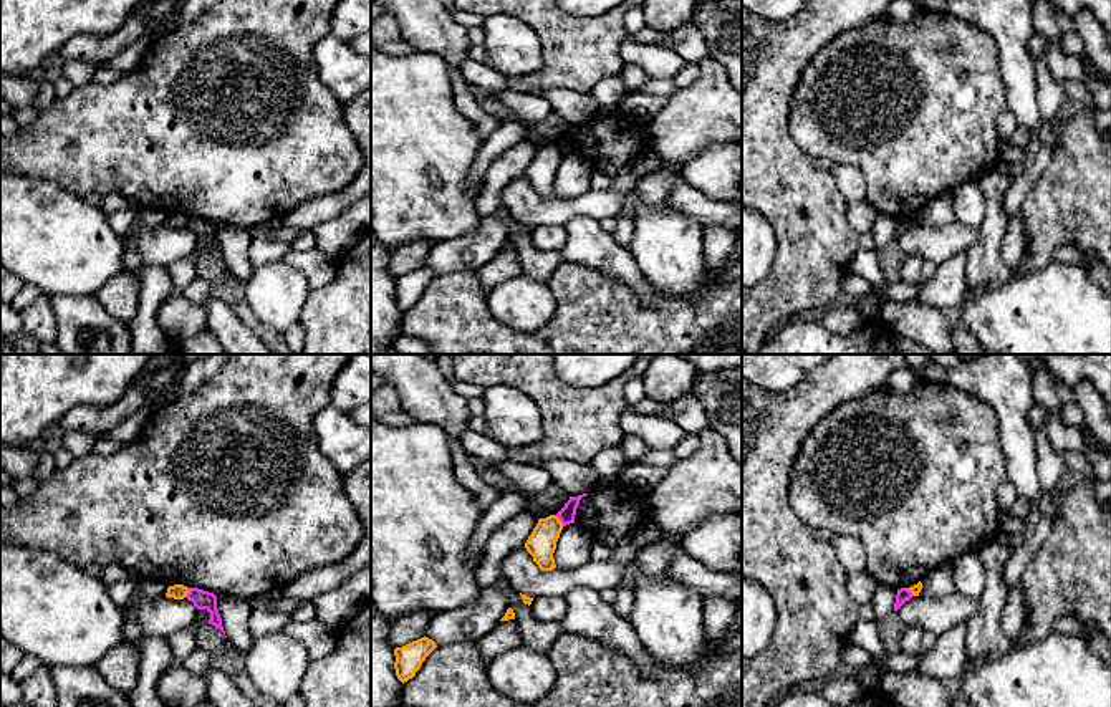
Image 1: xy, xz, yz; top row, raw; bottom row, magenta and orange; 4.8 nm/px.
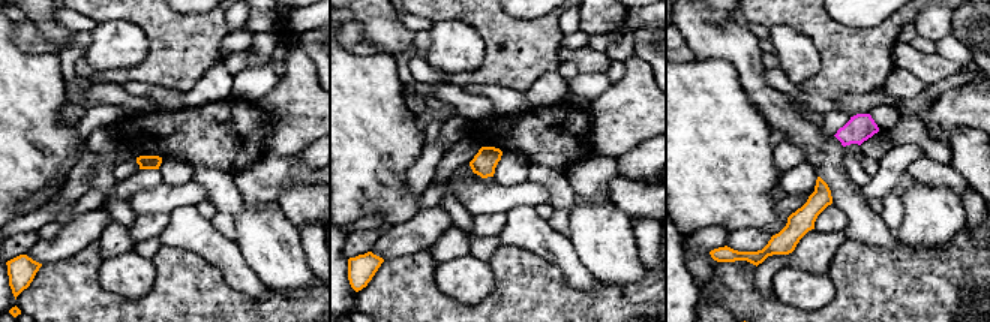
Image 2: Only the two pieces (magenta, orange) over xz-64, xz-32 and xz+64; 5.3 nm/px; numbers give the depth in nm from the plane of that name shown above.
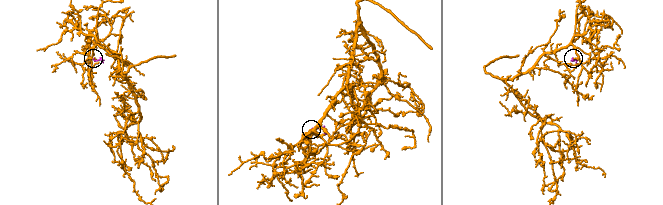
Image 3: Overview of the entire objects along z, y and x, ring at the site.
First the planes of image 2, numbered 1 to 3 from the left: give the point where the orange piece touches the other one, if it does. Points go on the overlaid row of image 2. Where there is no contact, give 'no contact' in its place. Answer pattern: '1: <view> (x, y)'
1: no contact
2: no contact
3: no contact

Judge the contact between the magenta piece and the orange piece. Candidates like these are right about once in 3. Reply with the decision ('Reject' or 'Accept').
Reject

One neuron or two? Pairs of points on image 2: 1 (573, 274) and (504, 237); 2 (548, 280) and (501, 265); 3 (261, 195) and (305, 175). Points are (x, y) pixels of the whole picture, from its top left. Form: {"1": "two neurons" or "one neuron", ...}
{"1": "one neuron", "2": "one neuron", "3": "one neuron"}

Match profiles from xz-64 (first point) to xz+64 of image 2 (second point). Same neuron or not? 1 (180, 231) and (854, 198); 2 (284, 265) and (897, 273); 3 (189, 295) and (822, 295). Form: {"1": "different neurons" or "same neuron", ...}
{"1": "same neuron", "2": "different neurons", "3": "different neurons"}

